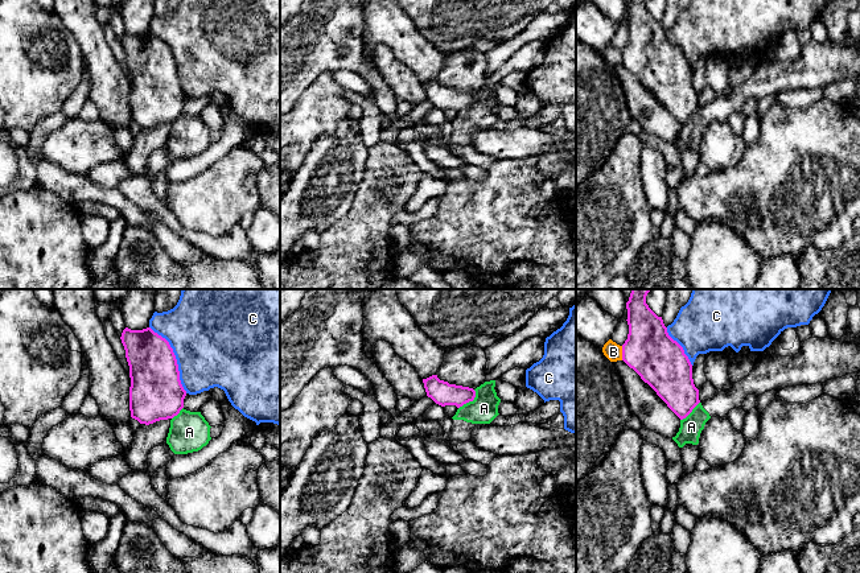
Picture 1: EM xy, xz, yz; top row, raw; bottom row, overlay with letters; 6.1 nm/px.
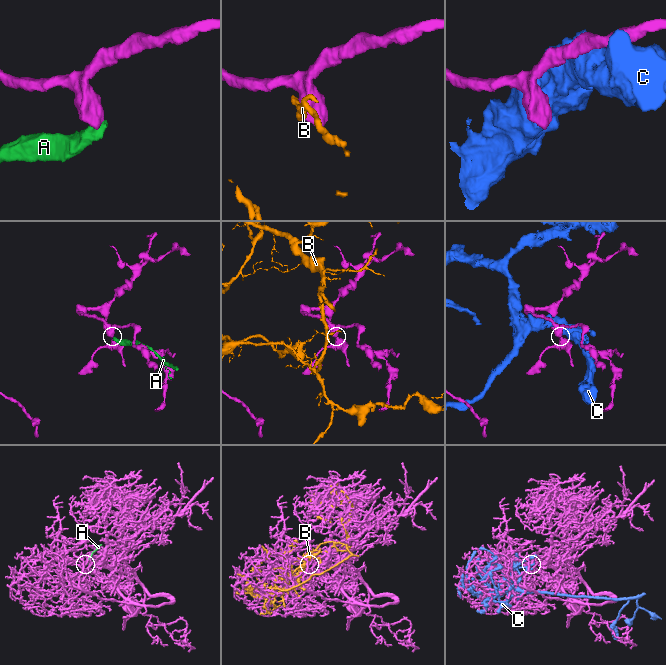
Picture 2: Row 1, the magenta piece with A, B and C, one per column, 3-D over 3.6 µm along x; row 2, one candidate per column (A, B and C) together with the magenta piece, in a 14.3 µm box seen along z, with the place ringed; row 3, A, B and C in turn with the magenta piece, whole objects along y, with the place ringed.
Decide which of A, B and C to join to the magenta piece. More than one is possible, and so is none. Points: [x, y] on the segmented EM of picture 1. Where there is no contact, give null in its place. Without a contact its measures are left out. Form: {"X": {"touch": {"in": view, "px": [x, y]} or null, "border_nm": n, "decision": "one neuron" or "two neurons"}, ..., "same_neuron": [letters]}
{"A": {"touch": {"in": "xz", "px": [470, 400]}, "border_nm": 160, "decision": "two neurons"}, "B": {"touch": {"in": "yz", "px": [622, 353]}, "border_nm": 90, "decision": "two neurons"}, "C": {"touch": {"in": "xy", "px": [175, 358]}, "border_nm": 460, "decision": "two neurons"}, "same_neuron": []}

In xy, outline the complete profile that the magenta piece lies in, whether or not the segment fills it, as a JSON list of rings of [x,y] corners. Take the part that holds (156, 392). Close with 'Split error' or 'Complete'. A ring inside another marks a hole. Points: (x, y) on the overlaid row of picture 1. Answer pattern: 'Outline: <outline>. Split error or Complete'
Outline: [[[125,327],[120,339],[129,366],[131,417],[149,425],[177,416],[184,408],[186,391],[169,342],[151,327]]]. Complete

